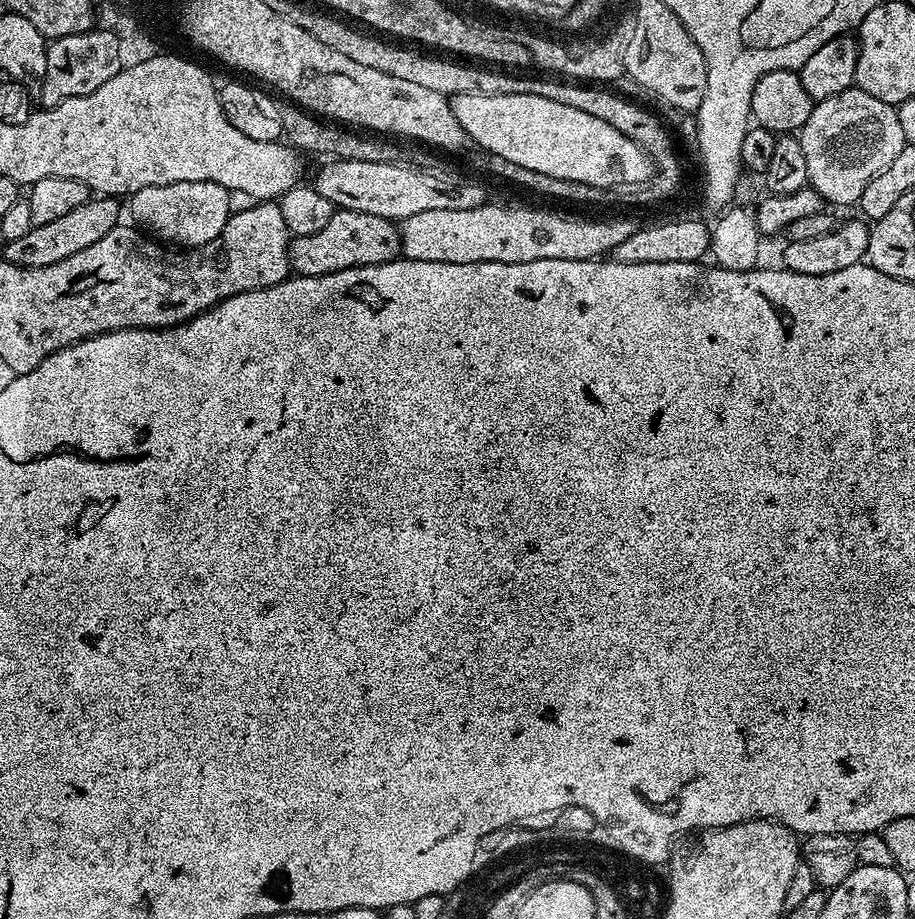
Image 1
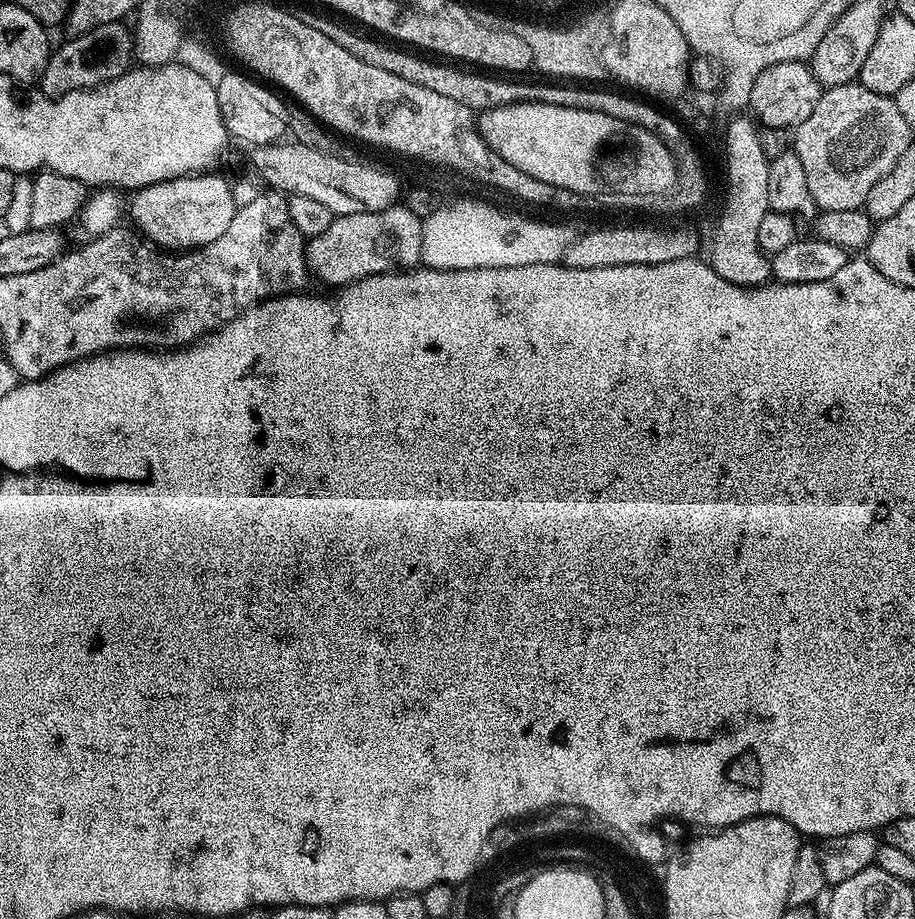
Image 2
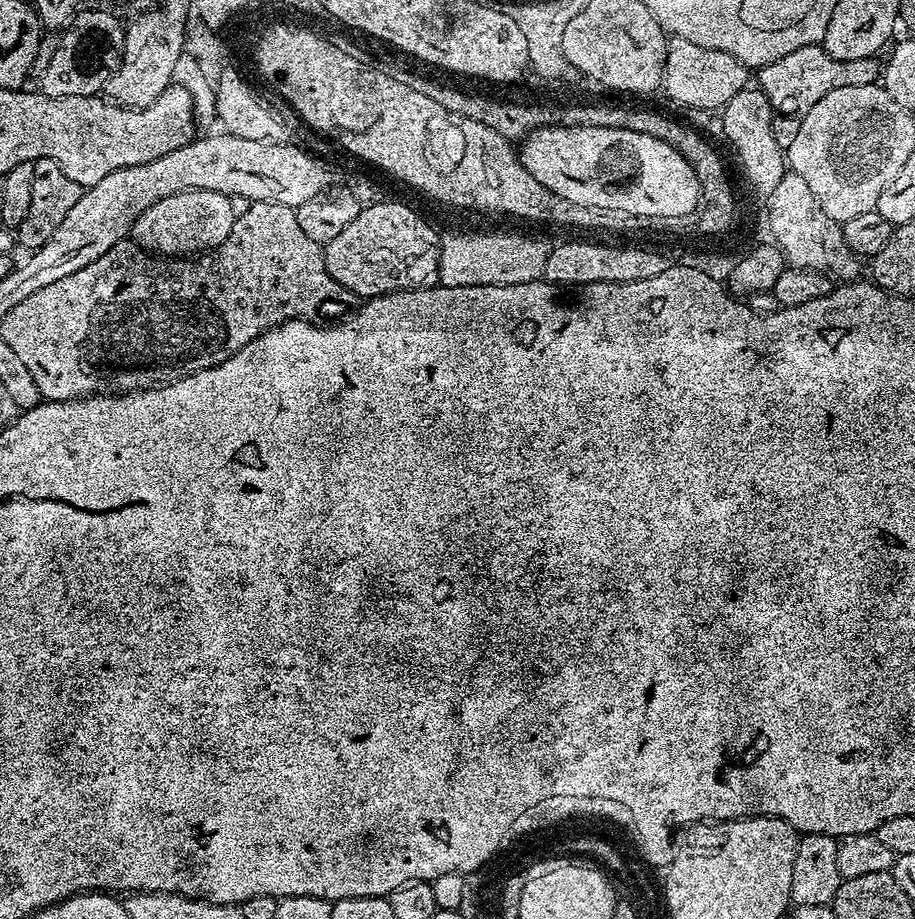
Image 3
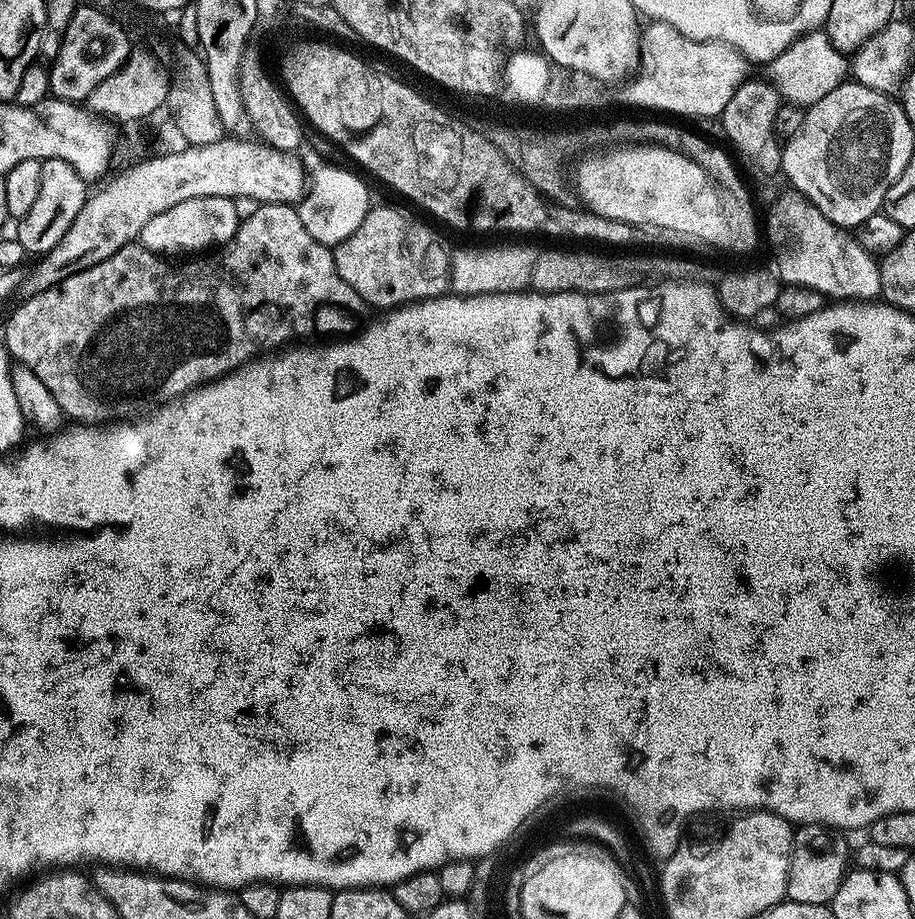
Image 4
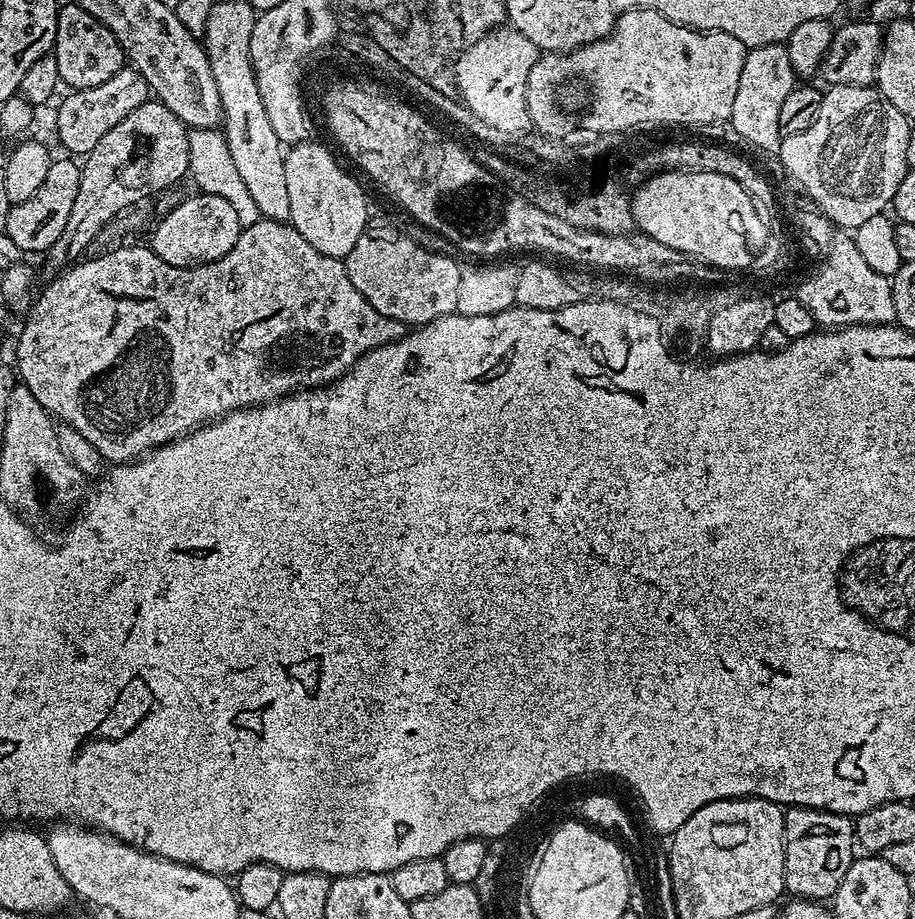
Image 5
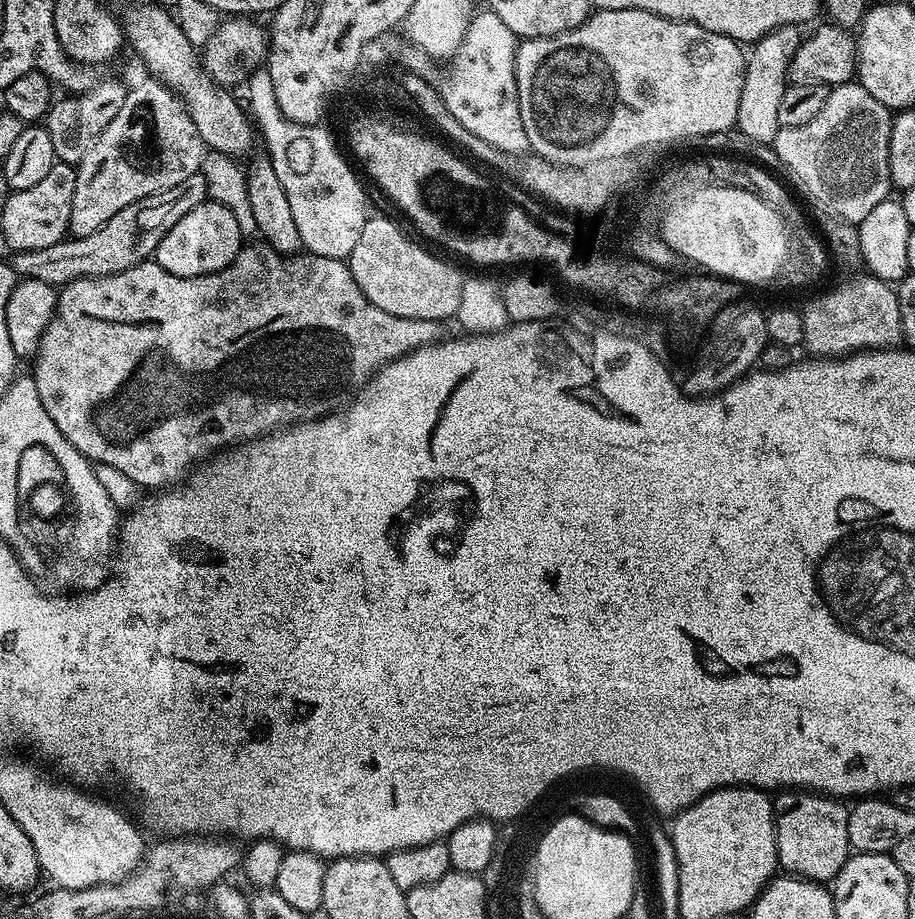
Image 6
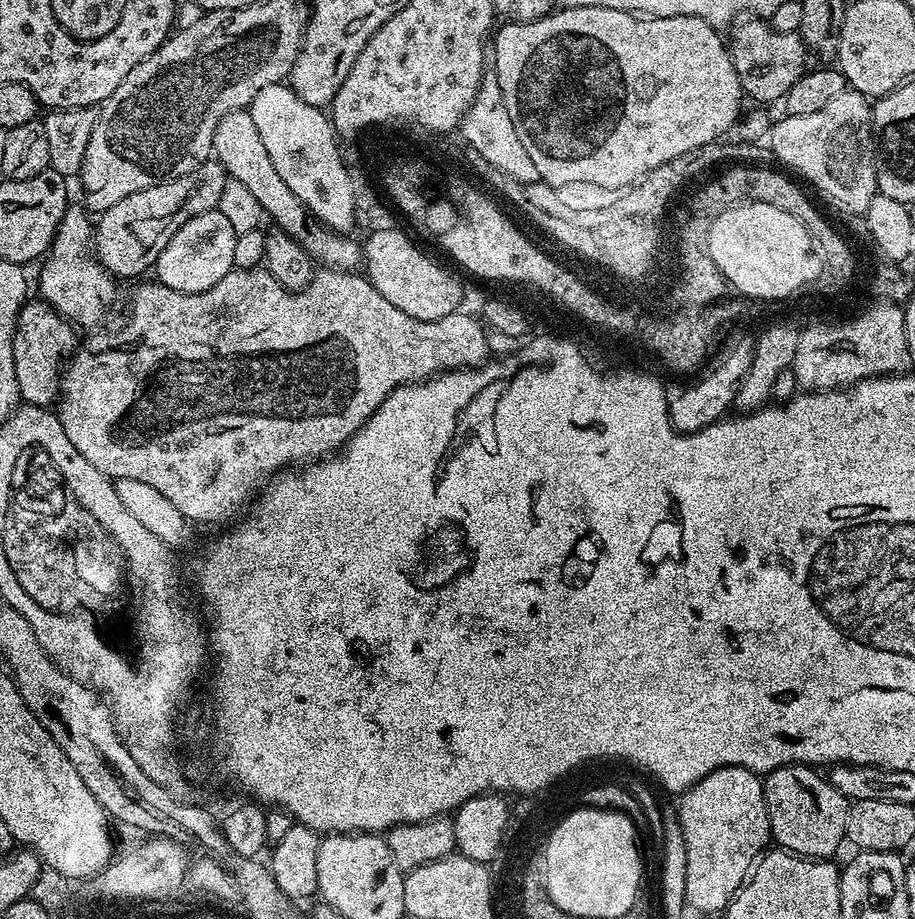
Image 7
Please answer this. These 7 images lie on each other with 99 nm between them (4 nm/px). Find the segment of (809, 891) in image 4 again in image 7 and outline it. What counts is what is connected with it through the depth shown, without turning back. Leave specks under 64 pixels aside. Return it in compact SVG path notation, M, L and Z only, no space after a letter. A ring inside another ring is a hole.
M783 764L780 768L776 768L773 772L767 773L763 777L762 783L764 786L764 801L768 807L768 821L770 822L770 830L772 831L771 839L774 841L777 849L785 852L793 852L795 856L807 856L809 860L827 860L835 857L835 852L839 850L840 843L845 843L846 837L844 831L846 830L846 818L848 817L848 809L850 801L838 791L823 775L819 776L815 767L806 764Z

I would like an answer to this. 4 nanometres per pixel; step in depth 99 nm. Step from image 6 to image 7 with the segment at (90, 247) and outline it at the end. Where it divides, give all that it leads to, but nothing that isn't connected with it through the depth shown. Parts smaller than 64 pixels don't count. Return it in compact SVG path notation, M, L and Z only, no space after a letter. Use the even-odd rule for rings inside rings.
M210 158L190 170L190 174L182 174L122 198L110 209L99 213L95 221L94 251L97 260L113 278L121 281L140 276L143 272L151 273L155 269L158 254L166 250L166 242L178 234L178 229L185 222L198 218L198 214L218 209L222 190L226 189L229 179L224 167L215 158Z

